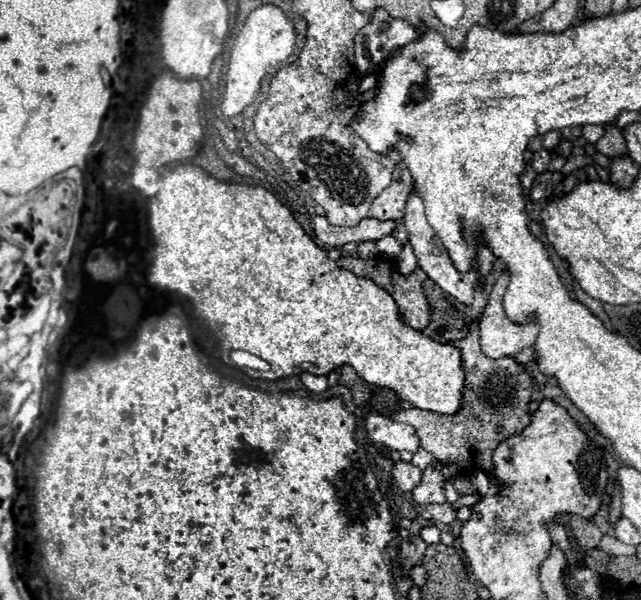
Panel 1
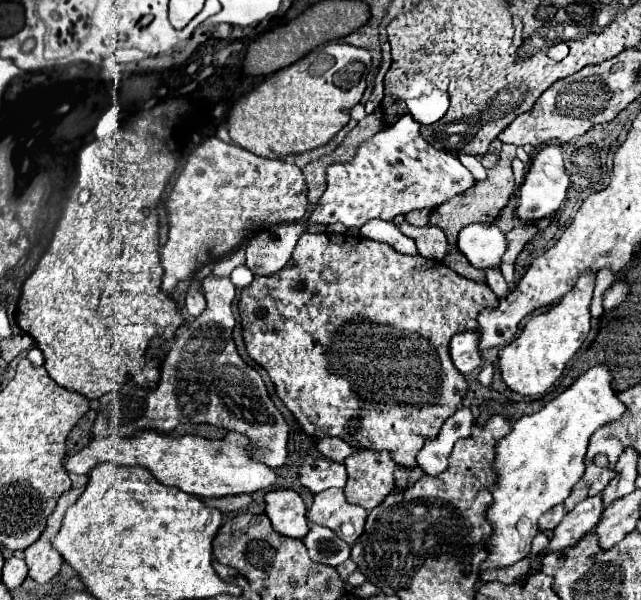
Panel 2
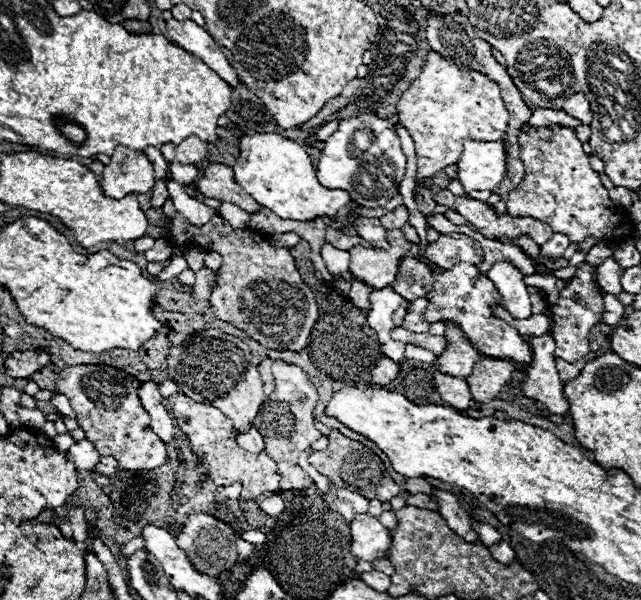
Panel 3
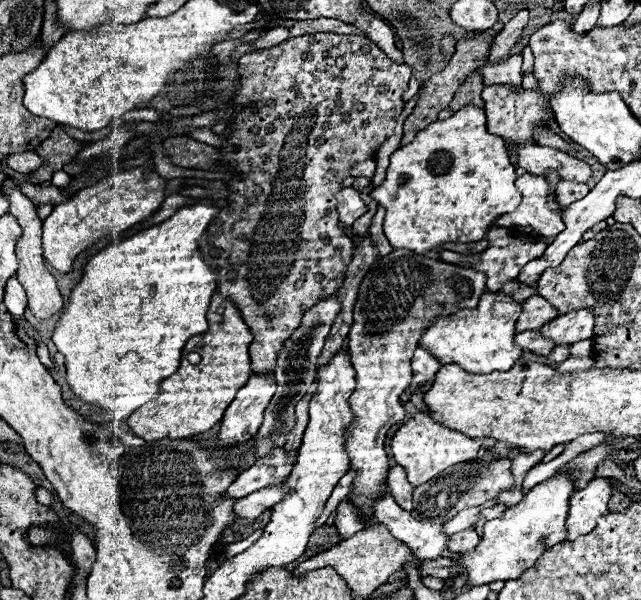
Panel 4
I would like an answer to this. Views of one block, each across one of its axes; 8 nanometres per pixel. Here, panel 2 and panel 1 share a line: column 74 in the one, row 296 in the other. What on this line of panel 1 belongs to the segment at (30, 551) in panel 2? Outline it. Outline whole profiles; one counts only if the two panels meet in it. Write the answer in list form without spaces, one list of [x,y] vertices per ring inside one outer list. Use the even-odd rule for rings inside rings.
[[[500,274],[490,290],[490,298],[480,318],[480,346],[488,358],[504,358],[520,352],[526,346],[534,346],[538,336],[538,324],[516,326],[502,310],[502,296],[508,284],[508,276]]]

